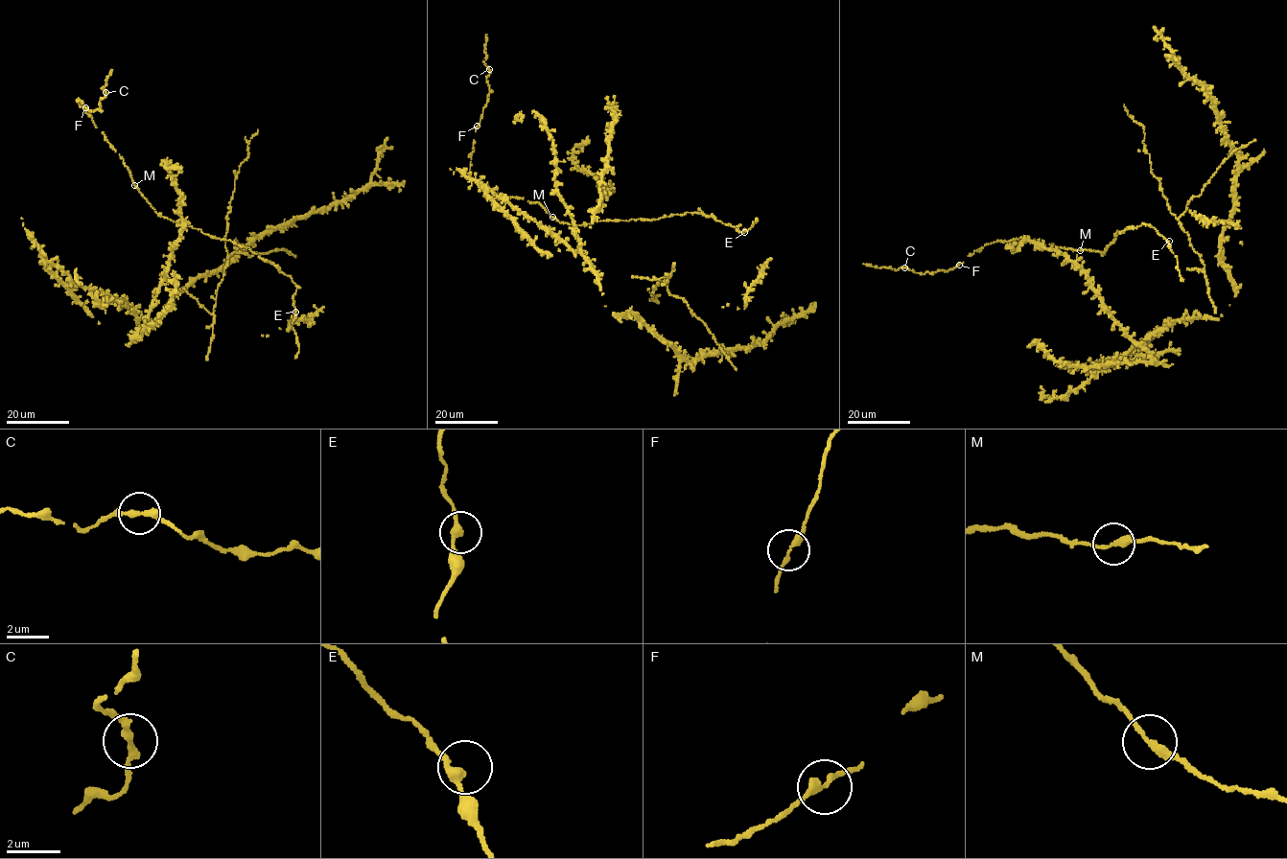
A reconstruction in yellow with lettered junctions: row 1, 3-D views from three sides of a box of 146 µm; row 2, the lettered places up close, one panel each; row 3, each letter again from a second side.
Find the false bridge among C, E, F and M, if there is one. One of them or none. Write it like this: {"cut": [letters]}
{"cut": []}

